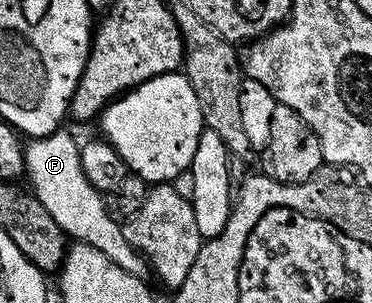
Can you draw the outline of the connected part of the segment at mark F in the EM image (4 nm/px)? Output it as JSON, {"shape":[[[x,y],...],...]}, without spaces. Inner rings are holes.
{"shape":[[[59,131],[46,137],[33,138],[29,144],[24,149],[24,173],[27,178],[30,176],[29,188],[40,199],[40,203],[44,203],[48,215],[56,219],[67,238],[96,247],[96,251],[104,251],[104,255],[112,259],[112,263],[124,267],[124,271],[145,278],[148,273],[145,257],[128,243],[122,233],[122,225],[110,218],[110,213],[102,202],[103,194],[94,189],[92,183],[88,183],[80,167],[80,145],[79,142],[74,142],[73,135]]]}

